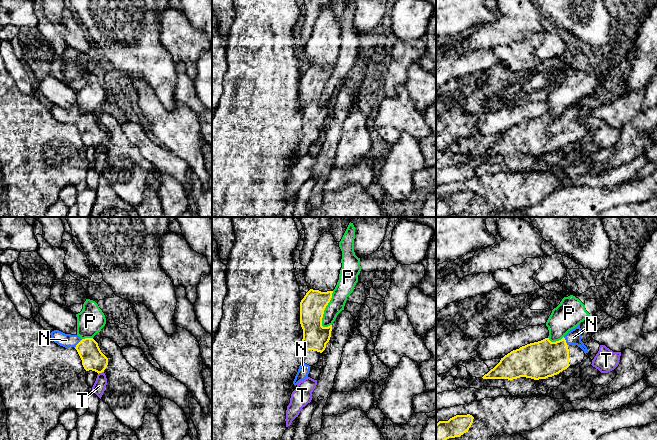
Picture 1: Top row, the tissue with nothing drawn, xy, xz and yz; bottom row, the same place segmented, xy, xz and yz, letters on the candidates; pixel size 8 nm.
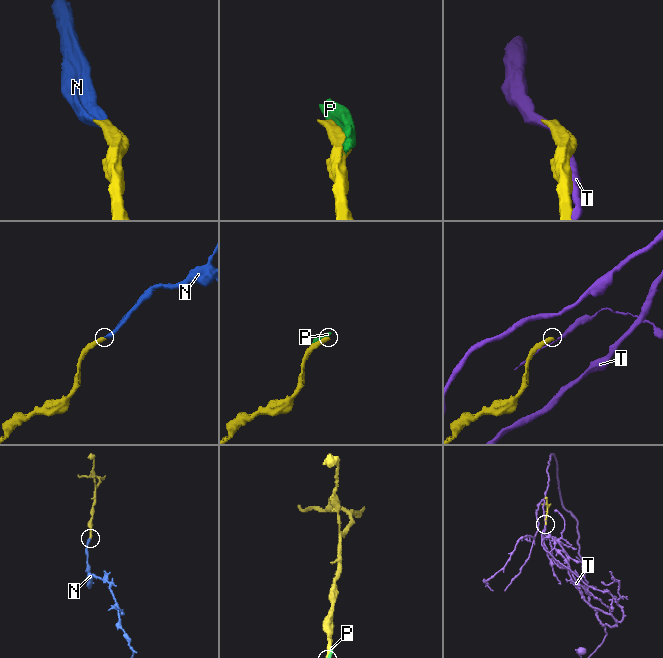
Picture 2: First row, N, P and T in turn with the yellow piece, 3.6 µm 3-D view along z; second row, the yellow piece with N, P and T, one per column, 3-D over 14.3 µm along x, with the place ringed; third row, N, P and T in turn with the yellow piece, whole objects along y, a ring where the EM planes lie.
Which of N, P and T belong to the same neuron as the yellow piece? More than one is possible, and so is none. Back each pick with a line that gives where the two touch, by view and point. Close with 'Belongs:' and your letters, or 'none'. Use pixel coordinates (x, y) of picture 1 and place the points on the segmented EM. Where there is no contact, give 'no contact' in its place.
N: contact xy (78, 343)
Belongs: N

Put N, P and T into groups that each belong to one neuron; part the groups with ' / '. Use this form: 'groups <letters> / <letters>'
groups N / P / T

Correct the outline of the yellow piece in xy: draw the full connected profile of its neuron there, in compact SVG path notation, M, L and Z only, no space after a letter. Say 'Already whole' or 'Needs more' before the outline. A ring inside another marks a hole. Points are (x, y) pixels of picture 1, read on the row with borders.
Needs more. M59 330L50 333L55 343L65 348L74 347L86 371L104 372L108 358L101 352L98 343L93 338L81 339L78 335L65 334Z

